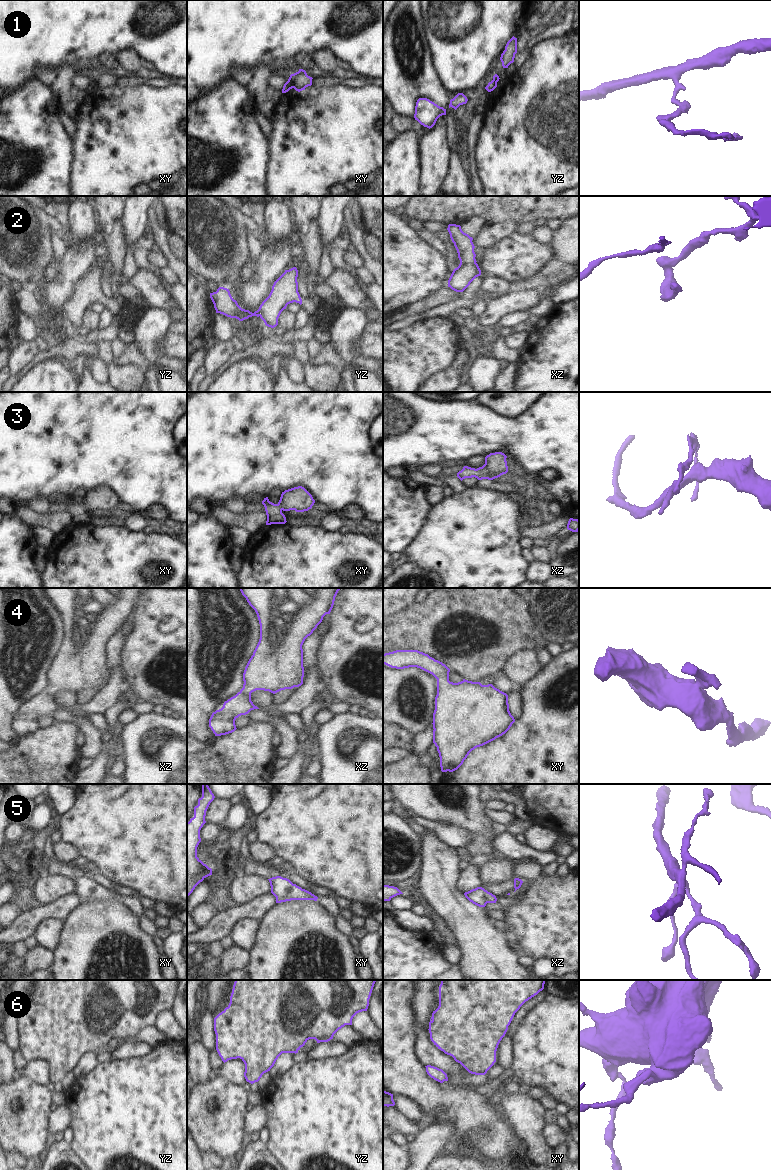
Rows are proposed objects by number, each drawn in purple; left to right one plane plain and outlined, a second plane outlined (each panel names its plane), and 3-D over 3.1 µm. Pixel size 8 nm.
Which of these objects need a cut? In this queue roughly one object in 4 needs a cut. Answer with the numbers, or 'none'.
1

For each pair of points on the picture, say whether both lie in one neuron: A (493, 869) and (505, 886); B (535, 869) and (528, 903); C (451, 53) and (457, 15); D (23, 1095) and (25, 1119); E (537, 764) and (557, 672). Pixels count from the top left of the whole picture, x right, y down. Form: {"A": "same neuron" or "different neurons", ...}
{"A": "different neurons", "B": "different neurons", "C": "same neuron", "D": "same neuron", "E": "same neuron"}

